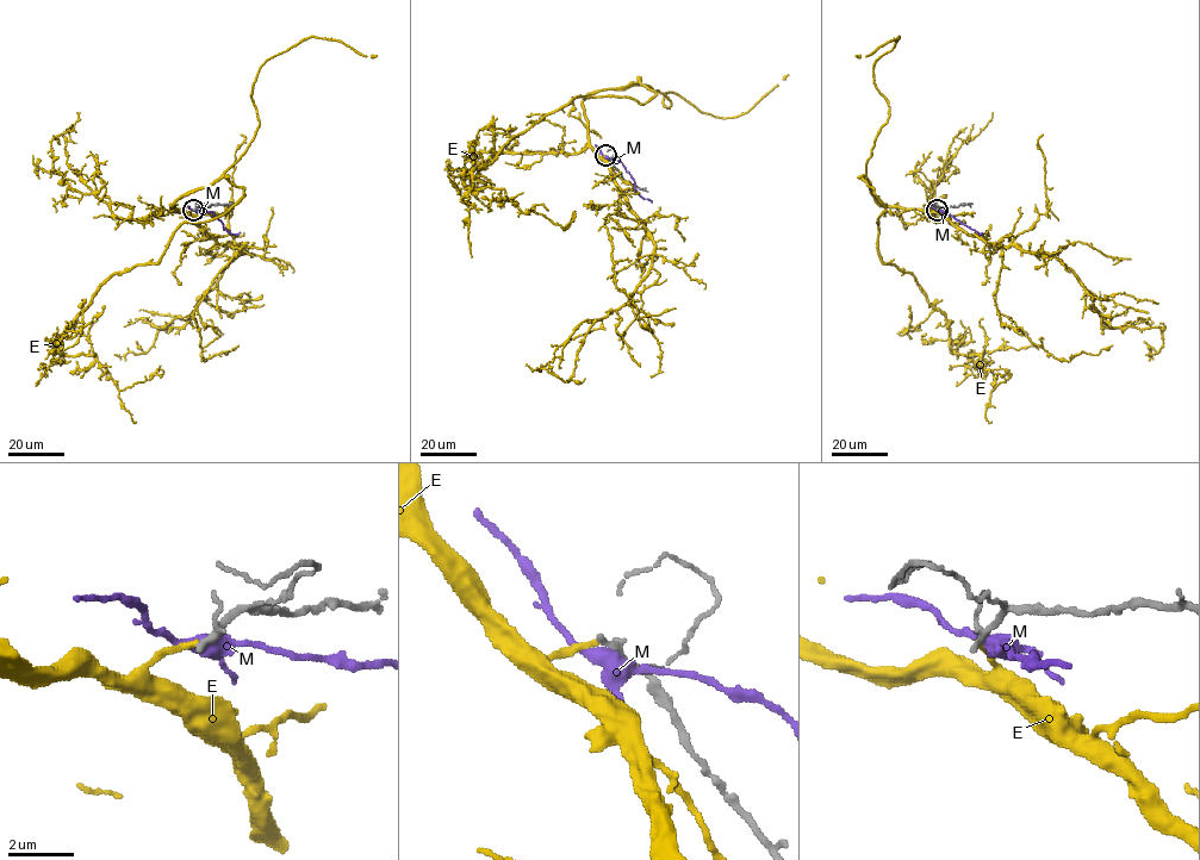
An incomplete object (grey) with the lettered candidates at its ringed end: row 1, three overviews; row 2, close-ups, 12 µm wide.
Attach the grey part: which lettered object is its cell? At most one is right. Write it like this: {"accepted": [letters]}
{"accepted": []}

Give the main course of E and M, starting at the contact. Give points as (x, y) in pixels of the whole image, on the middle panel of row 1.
E: (605, 156), (582, 101), (639, 81), (644, 103), (577, 97), (472, 168), (522, 213), (567, 228), (574, 210)
M: (605, 156), (619, 160), (634, 180), (636, 192), (652, 201)

